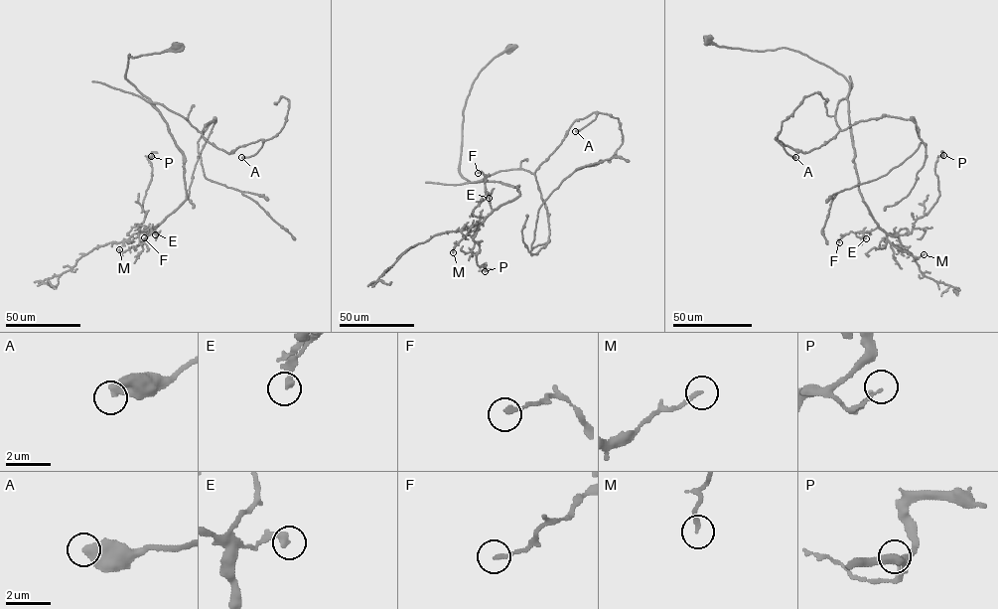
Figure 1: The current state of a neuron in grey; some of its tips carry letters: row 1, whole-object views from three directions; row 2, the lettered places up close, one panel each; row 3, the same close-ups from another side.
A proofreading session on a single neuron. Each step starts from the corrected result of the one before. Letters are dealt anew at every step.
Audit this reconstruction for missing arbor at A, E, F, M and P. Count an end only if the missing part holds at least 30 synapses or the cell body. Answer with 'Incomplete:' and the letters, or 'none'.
Incomplete: none

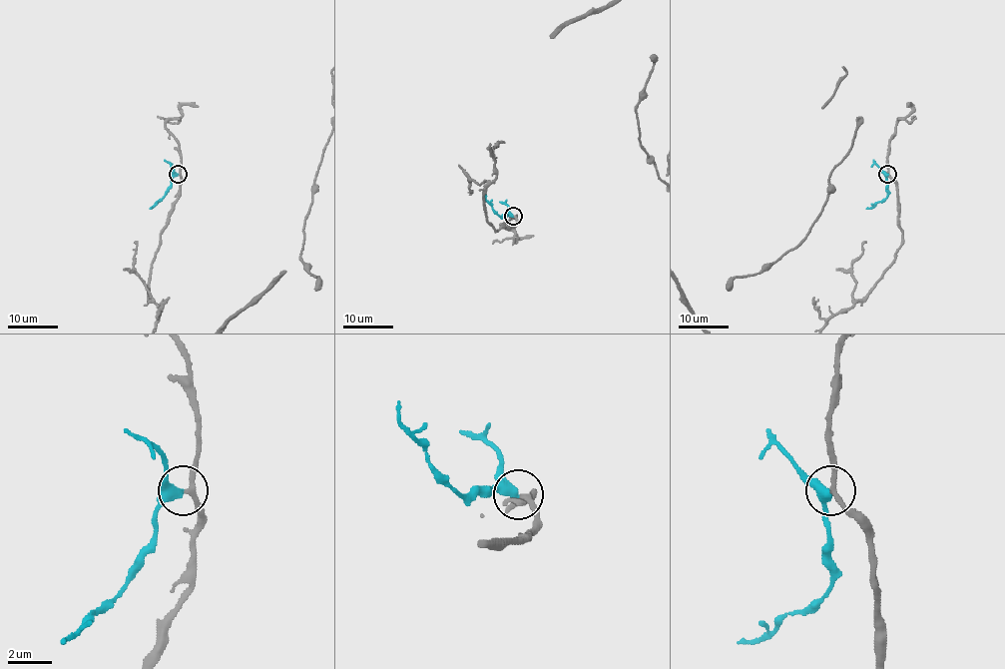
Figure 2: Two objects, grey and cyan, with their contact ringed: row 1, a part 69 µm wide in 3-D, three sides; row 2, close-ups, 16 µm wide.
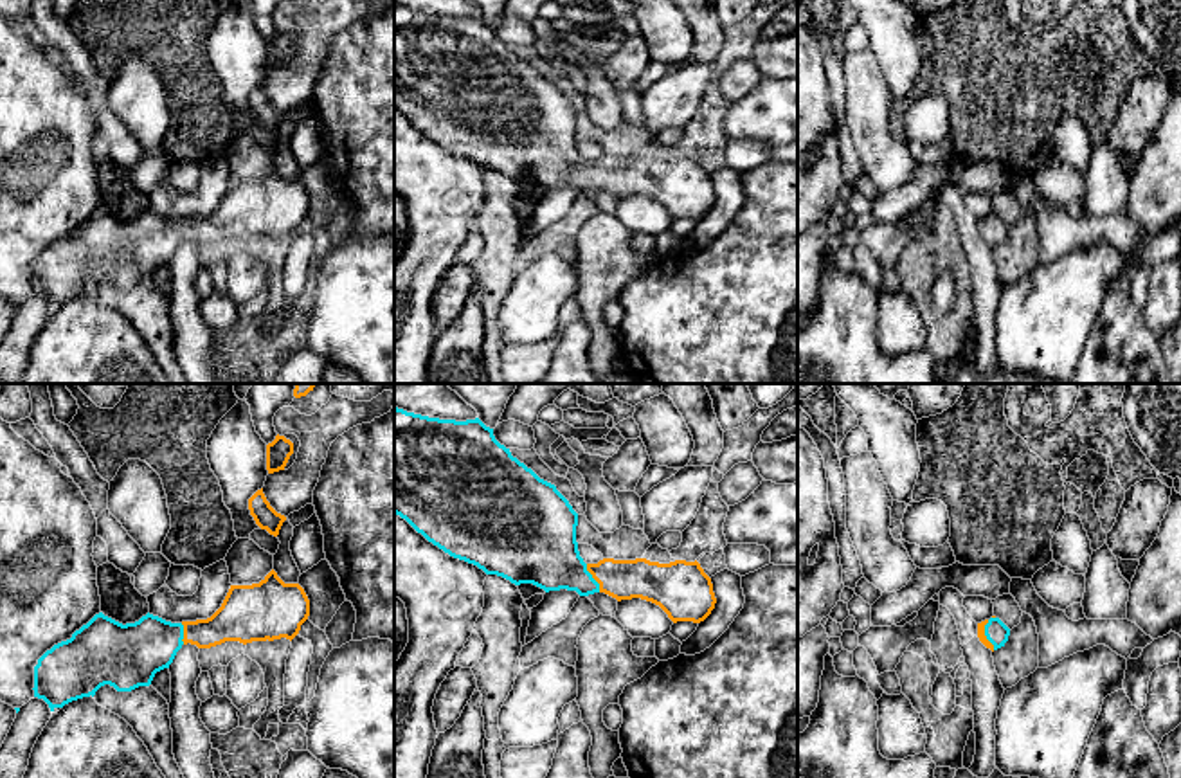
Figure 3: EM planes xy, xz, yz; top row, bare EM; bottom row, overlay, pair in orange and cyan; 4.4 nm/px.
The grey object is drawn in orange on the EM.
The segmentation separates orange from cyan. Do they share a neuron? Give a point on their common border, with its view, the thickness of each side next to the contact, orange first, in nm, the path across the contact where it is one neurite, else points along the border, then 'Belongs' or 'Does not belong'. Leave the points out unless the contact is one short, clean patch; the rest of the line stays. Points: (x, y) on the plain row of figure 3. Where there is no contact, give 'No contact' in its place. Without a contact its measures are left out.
Touches orange at yz (983, 231). Thickness 40 nm (orange) against 100 nm. Path across: yz (982, 233), (983, 231), (996, 227). Belongs

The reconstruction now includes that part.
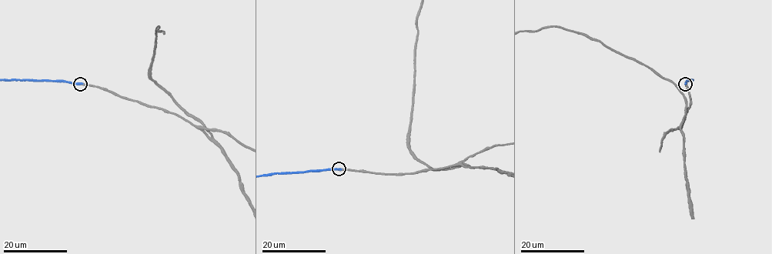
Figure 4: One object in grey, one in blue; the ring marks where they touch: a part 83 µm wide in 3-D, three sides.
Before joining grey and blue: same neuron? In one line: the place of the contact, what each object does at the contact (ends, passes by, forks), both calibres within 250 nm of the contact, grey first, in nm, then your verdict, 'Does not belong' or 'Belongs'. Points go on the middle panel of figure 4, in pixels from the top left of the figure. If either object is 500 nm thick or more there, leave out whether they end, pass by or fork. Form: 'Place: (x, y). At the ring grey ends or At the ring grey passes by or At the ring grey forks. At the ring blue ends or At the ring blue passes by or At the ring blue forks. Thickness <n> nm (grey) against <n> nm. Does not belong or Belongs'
Place: (339, 168). At the ring grey ends. At the ring blue ends. Thickness 400 nm (grey) against 400 nm. Belongs

